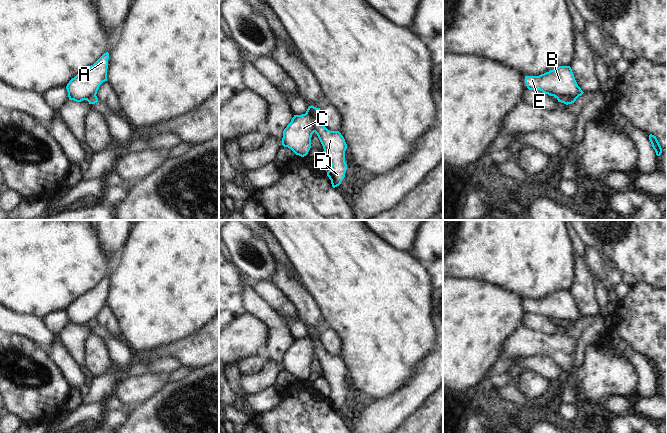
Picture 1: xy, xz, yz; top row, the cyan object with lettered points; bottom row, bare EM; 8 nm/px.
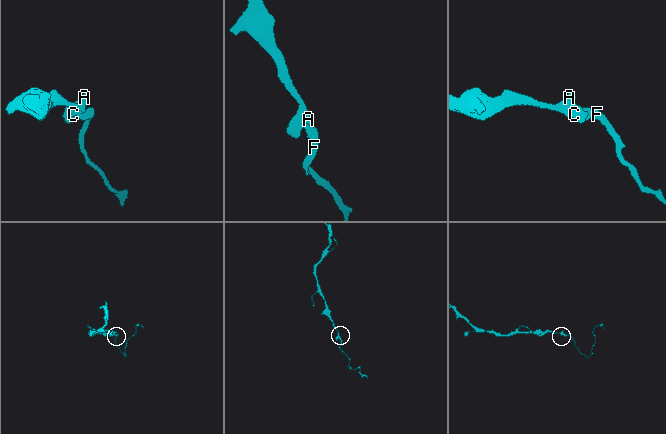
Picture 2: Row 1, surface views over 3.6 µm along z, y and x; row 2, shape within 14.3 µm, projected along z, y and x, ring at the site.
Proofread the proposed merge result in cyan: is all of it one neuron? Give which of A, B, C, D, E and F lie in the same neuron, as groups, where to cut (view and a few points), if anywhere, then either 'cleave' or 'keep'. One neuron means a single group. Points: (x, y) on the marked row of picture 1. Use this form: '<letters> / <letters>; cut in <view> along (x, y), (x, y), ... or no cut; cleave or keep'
A B C E / D F; cut in yz along (577, 96), (560, 96), (557, 98); cleave

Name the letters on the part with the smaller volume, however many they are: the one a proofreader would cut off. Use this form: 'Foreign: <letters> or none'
Foreign: D, F

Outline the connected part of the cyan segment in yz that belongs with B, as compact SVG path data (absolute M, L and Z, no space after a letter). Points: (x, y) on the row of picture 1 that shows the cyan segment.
M559 66L539 76L525 76L525 83L529 90L540 90L555 98L579 97L584 93L570 66Z

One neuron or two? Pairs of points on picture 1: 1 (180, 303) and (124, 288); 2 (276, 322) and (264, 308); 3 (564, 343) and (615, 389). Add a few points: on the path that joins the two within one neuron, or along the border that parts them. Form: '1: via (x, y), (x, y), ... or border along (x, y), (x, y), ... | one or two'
1: via (166, 289), (138, 288) | one
2: via (273, 319), (265, 311) | one
3: via (568, 359), (579, 370), (599, 375) | one

